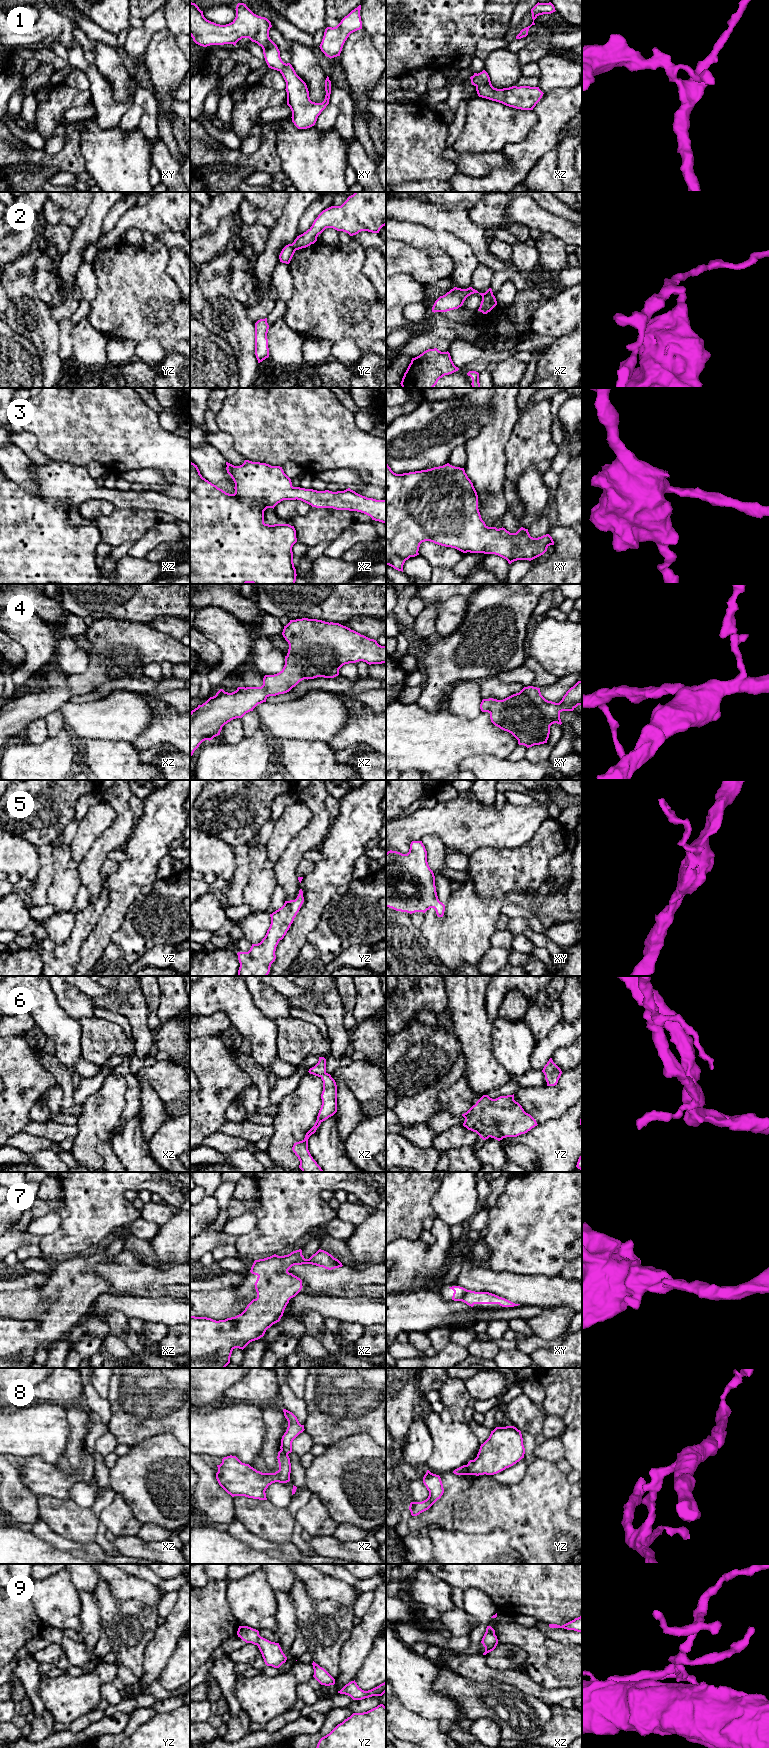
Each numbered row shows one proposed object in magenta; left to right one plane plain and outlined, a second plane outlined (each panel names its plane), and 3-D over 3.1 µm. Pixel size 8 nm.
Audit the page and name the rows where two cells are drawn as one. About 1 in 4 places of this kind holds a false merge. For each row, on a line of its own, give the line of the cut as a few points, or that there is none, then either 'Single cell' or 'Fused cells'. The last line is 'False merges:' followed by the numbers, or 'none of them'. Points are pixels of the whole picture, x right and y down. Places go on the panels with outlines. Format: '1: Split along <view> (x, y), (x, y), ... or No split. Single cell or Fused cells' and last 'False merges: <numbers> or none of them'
1: No split. Single cell
2: Split along xz (492, 293), (482, 296). Fused cells
3: No split. Single cell
4: No split. Single cell
5: No split. Single cell
6: No split. Single cell
7: No split. Single cell
8: Split along yz (466, 1465), (471, 1474). Fused cells
9: No split. Single cell
False merges: 2, 8

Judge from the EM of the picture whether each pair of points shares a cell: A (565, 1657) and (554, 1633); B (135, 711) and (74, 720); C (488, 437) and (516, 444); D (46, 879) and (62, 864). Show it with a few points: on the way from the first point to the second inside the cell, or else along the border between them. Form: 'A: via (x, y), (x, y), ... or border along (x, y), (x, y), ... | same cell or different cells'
A: border along (538, 1628), (548, 1637), (571, 1646) | different cells
B: via (120, 716), (101, 720), (89, 720) | same cell
C: border along (516, 420), (505, 447), (505, 465) | different cells
D: border along (53, 849), (54, 875), (48, 889), (48, 895) | different cells

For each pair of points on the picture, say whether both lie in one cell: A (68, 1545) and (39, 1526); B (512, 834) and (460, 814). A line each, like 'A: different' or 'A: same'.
A: same
B: same

